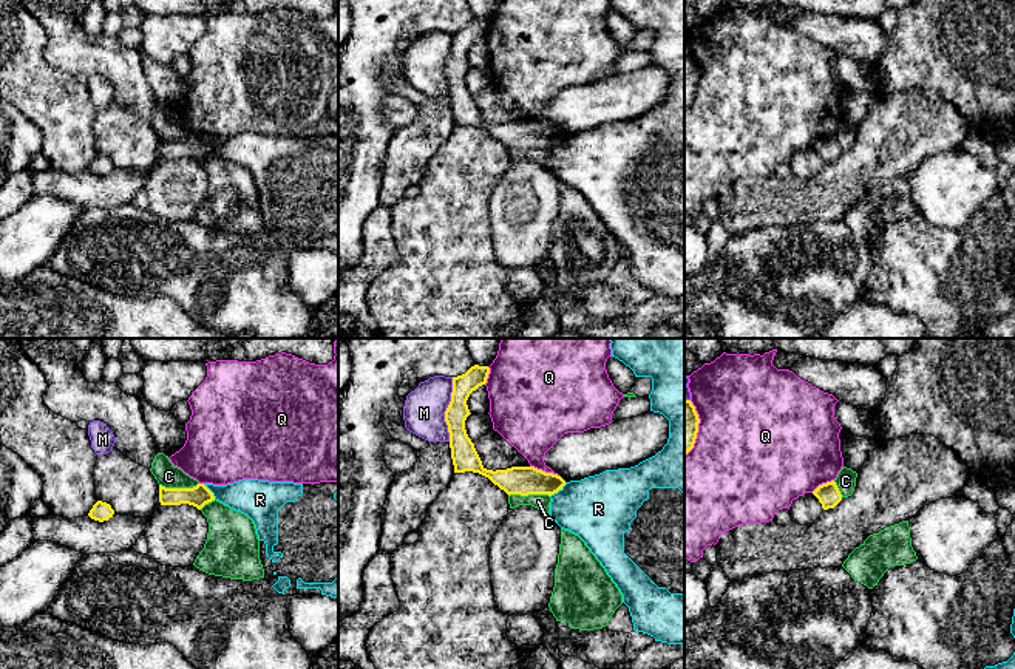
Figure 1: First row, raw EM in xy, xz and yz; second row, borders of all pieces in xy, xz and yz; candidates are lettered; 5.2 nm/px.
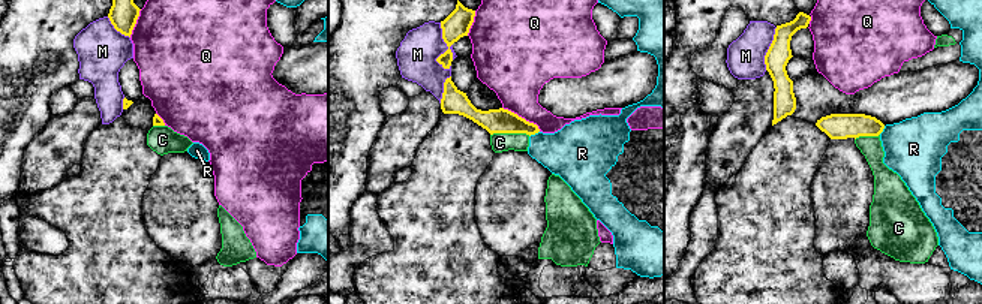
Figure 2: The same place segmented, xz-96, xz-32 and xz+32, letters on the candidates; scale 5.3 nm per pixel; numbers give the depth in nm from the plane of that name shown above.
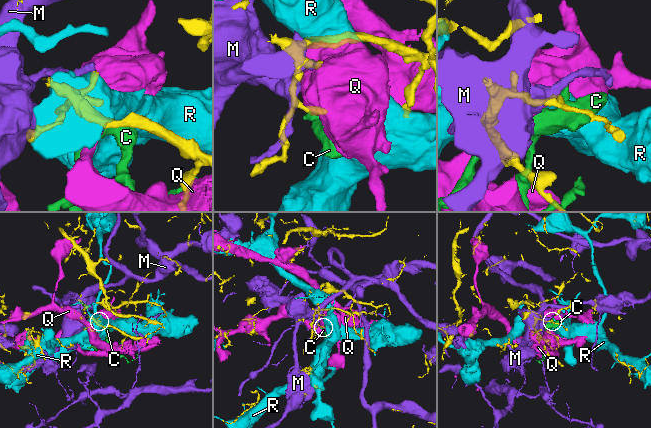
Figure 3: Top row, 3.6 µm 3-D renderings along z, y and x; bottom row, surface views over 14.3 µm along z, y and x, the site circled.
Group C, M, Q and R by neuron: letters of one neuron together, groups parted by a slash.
C / M / Q / R

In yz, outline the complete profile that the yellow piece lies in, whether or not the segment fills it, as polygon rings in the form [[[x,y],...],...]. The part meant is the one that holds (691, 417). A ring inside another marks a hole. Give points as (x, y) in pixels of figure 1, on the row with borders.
[[[684,400],[684,454],[687,454],[695,443],[698,433],[698,414],[691,400]]]

